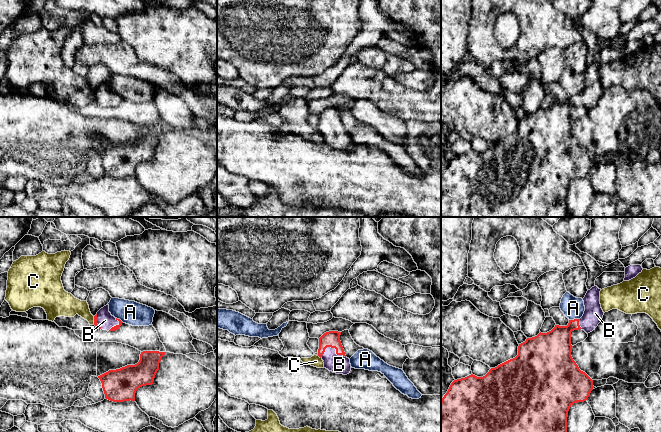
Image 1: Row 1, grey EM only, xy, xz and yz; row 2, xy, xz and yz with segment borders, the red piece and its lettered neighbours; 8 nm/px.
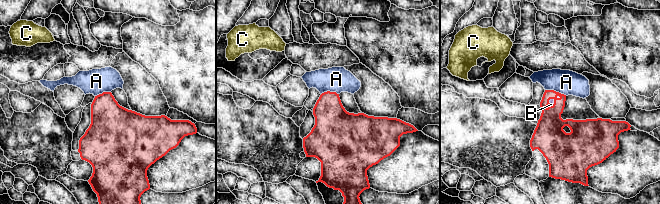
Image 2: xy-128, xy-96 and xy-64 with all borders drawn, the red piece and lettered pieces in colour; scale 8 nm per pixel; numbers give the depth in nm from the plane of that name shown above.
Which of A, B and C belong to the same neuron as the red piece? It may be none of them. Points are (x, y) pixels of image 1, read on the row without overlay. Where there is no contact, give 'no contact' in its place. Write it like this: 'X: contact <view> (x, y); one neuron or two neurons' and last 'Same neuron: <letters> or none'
A: contact yz (574, 95); two neurons
B: contact xz (333, 123); one neuron
C: contact xz (319, 132); two neurons
Same neuron: B

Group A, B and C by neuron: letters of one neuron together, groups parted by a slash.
A / B / C

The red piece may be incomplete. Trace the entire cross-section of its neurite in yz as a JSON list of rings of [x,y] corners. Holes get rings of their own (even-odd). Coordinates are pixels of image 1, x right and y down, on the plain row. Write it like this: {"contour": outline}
{"contour": [[[597,62],[587,67],[583,74],[585,87],[580,95],[527,114],[519,120],[515,134],[491,144],[483,153],[471,150],[454,156],[441,176],[441,217],[569,217],[568,187],[574,179],[586,177],[594,164],[593,156],[579,145],[571,132],[571,108],[582,105],[588,110],[601,98],[604,88],[600,67]]]}

